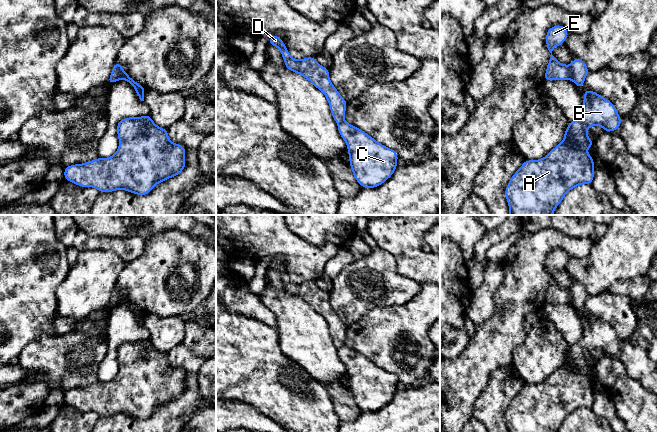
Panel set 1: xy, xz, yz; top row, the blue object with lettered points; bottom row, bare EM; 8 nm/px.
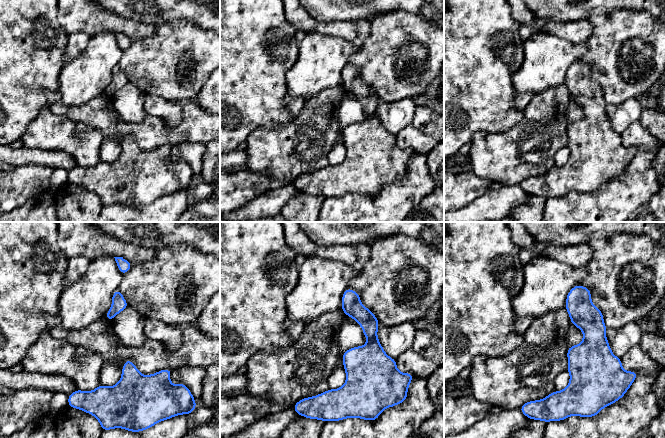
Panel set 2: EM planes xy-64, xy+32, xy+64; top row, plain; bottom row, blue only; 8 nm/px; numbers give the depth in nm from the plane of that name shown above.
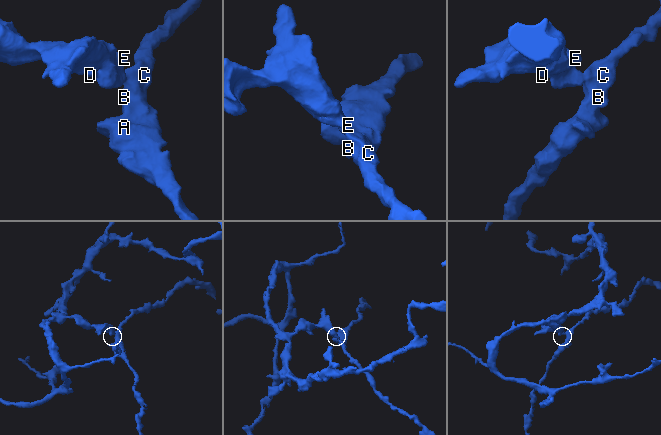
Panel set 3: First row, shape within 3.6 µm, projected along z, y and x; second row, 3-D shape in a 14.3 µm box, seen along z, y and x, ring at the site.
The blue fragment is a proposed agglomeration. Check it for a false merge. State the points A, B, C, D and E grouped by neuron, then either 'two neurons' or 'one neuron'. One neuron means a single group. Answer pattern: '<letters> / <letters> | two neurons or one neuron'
A B C / D E | two neurons

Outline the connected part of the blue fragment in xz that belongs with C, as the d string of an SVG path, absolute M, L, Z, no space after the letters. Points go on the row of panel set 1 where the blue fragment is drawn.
M345 121L338 125L338 132L347 144L350 167L362 188L376 188L393 175L399 158L395 150Z

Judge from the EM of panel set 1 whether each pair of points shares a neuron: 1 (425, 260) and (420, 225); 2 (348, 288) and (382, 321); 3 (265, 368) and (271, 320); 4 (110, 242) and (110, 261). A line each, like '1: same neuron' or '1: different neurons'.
1: same neuron
2: different neurons
3: different neurons
4: different neurons

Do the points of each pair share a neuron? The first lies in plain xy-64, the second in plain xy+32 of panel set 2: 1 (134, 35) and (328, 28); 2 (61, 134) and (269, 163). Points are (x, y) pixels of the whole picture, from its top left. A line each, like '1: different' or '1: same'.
1: same
2: same

